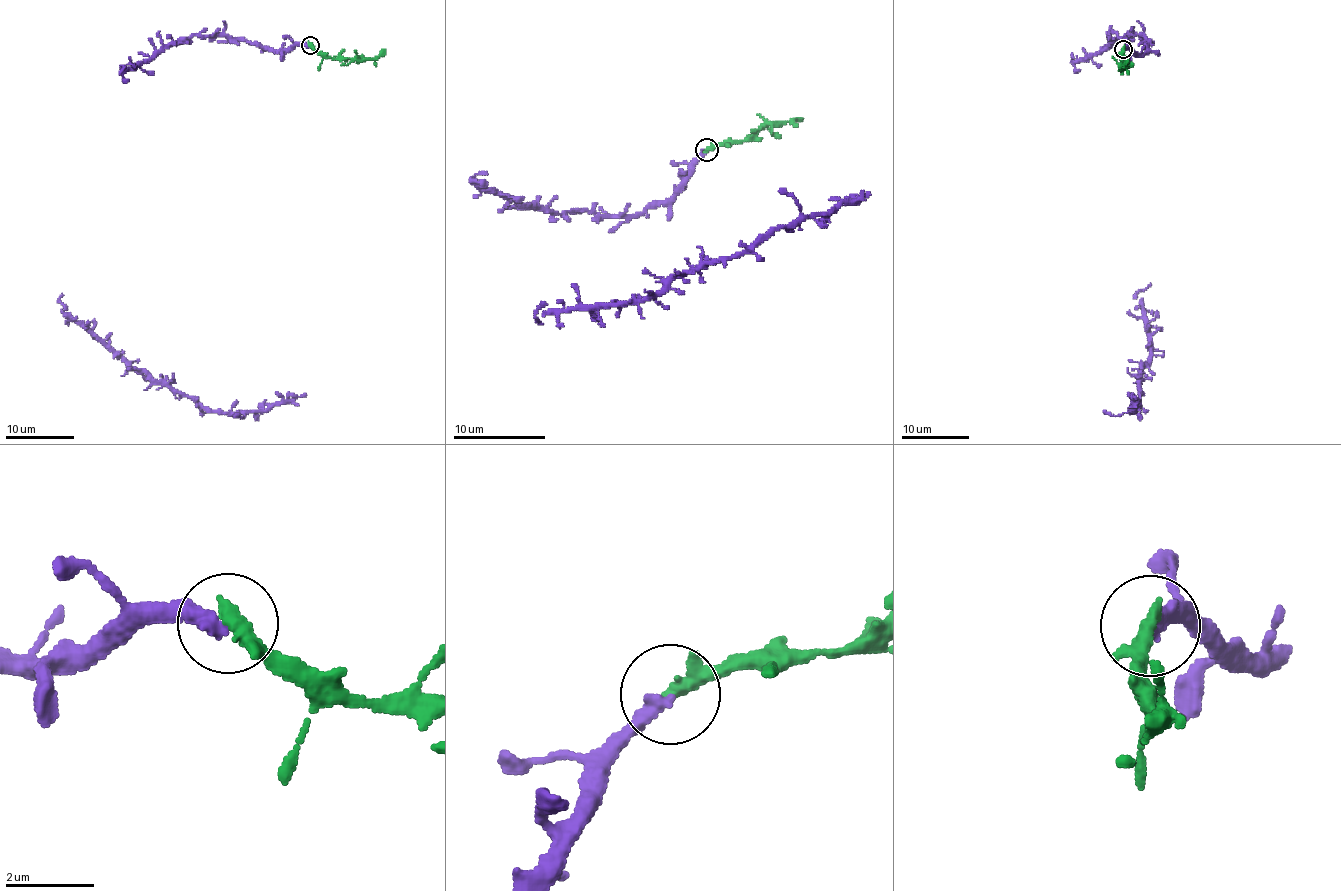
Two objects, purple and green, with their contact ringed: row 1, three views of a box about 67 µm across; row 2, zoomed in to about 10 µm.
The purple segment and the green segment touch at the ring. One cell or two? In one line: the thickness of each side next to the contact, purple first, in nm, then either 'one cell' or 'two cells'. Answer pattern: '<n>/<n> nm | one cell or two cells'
320/280 nm | one cell

